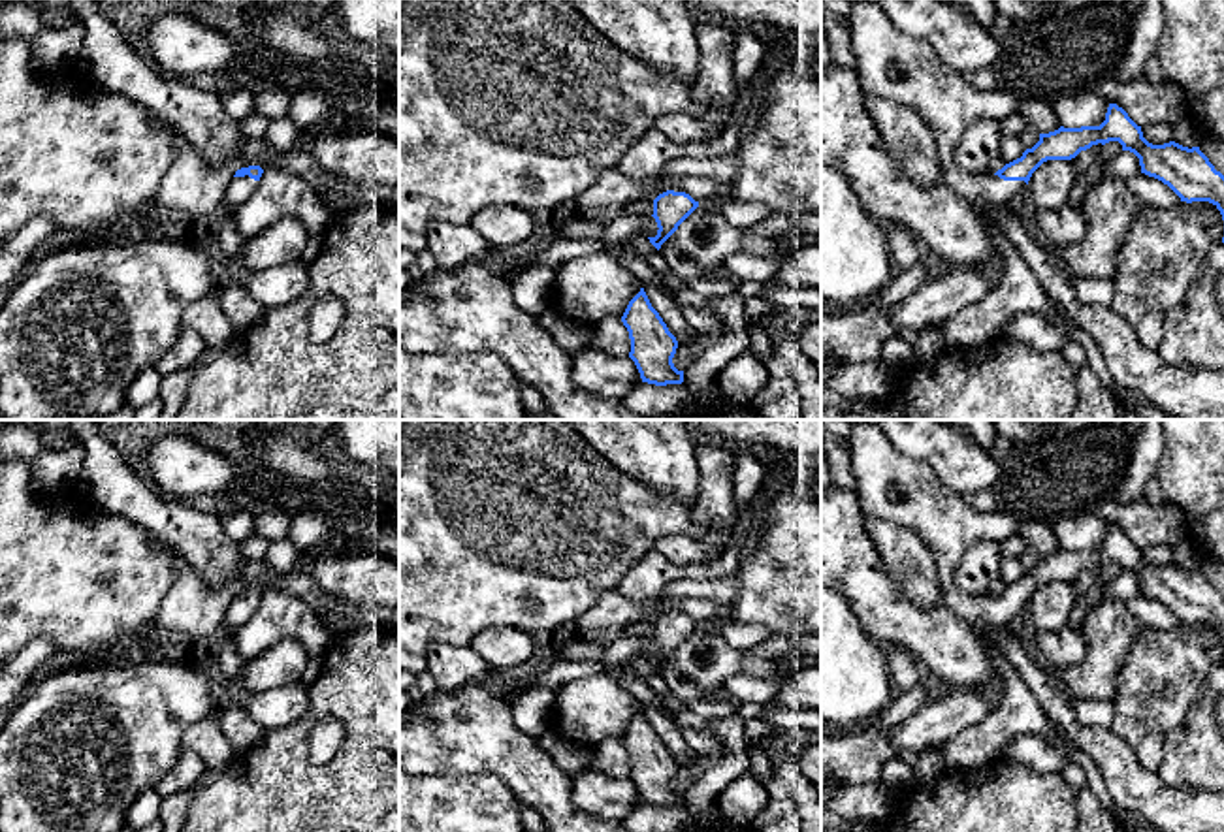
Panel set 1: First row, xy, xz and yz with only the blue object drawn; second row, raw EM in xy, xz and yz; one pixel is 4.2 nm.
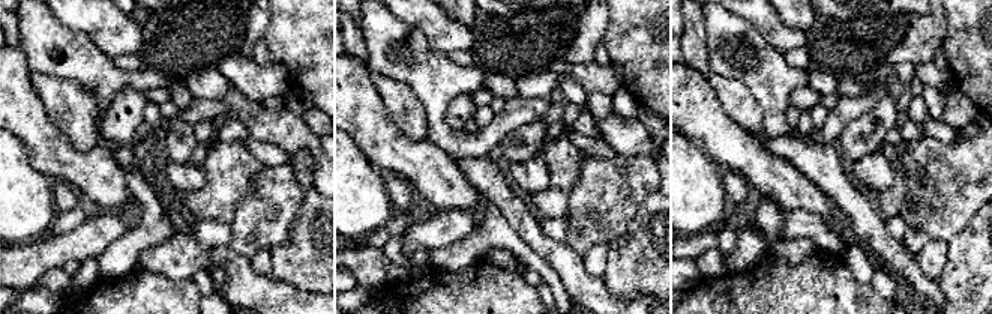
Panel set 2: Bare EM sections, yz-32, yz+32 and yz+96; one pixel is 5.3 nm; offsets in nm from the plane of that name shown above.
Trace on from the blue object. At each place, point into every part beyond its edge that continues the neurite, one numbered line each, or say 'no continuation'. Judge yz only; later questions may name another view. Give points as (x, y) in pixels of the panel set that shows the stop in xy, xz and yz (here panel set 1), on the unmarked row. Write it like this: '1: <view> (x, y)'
1: yz (891, 486)

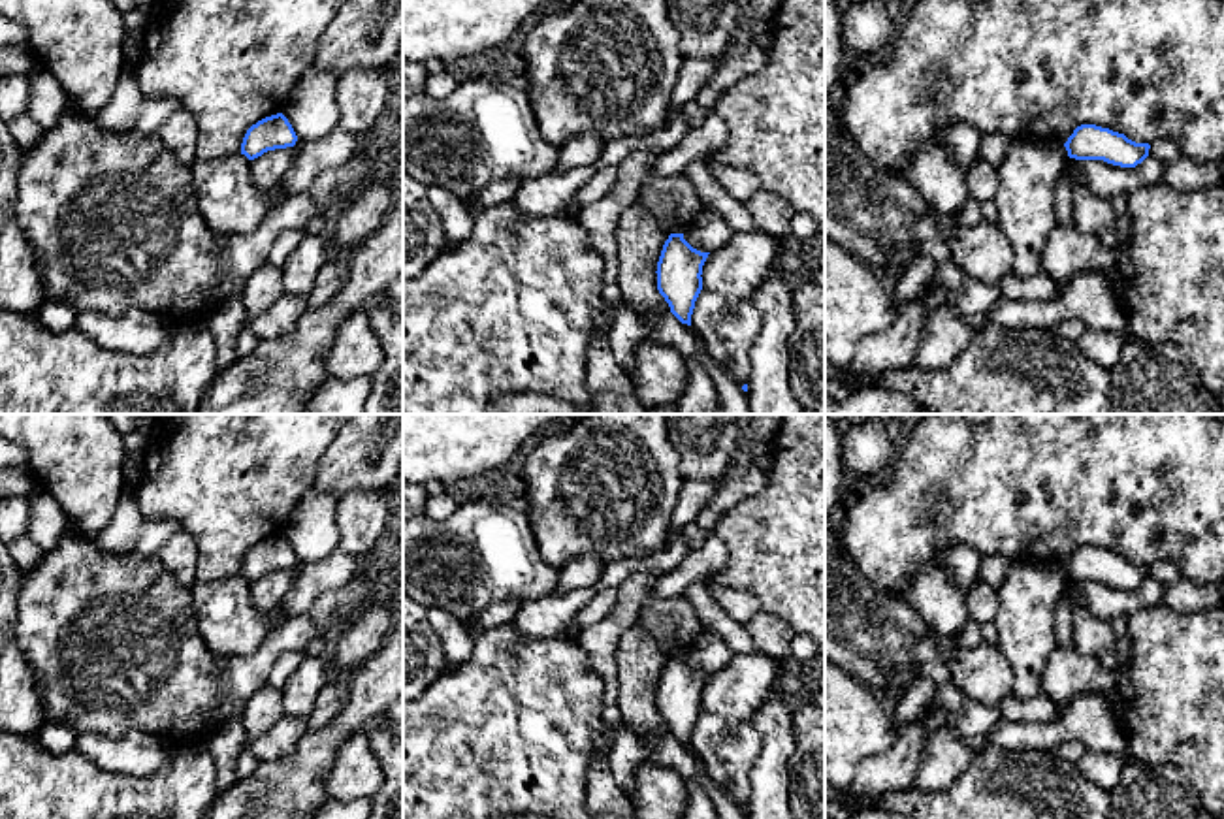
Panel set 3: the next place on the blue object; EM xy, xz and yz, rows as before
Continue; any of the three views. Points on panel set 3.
no continuation

